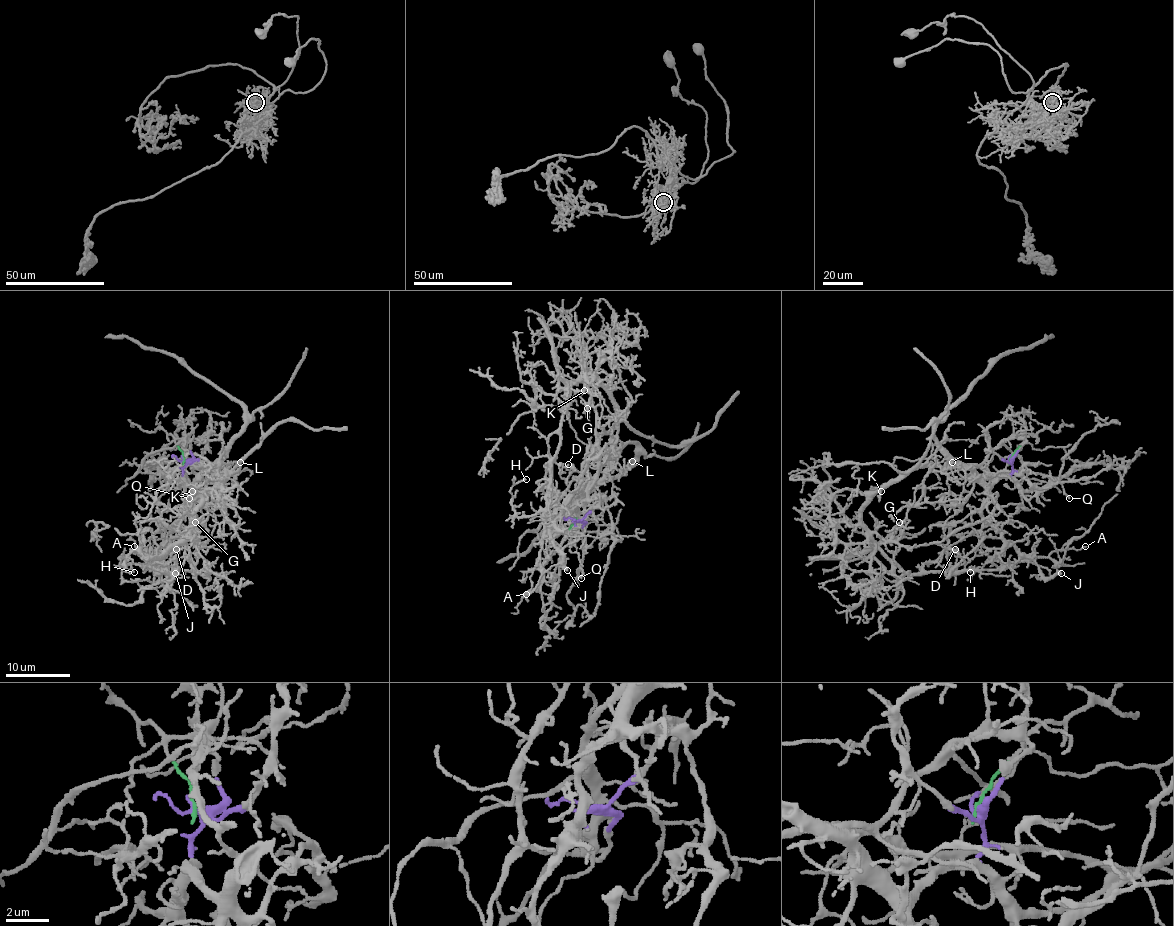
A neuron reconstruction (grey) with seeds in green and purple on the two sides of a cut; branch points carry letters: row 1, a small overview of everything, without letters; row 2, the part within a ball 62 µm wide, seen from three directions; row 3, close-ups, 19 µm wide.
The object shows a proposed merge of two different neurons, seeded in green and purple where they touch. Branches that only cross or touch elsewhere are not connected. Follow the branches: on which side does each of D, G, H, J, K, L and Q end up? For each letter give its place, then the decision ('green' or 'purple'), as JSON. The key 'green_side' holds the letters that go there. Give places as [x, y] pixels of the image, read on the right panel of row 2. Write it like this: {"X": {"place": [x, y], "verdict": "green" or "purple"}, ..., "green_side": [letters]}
{"D": {"place": [955, 549], "verdict": "green"}, "G": {"place": [899, 522], "verdict": "green"}, "H": {"place": [970, 572], "verdict": "green"}, "J": {"place": [1061, 573], "verdict": "purple"}, "K": {"place": [881, 491], "verdict": "green"}, "L": {"place": [952, 462], "verdict": "purple"}, "Q": {"place": [1069, 498], "verdict": "purple"}, "green_side": ["D", "G", "H", "K"]}

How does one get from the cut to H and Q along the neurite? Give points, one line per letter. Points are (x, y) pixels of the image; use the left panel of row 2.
H: (184, 459), (177, 438), (190, 464), (221, 467), (222, 480), (169, 573), (119, 559), (134, 571)
Q: (184, 459), (181, 493), (192, 499), (189, 480), (189, 498)

